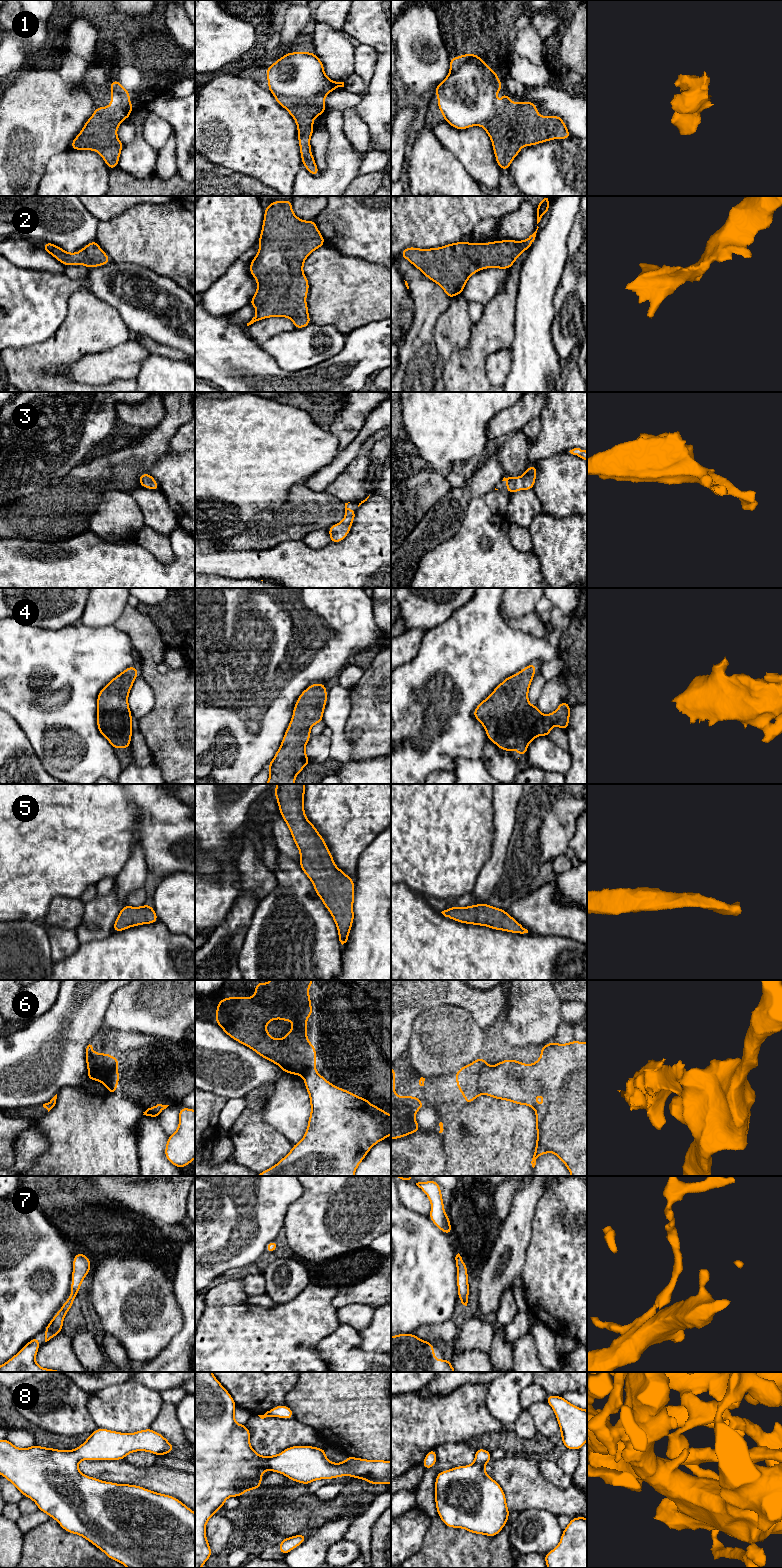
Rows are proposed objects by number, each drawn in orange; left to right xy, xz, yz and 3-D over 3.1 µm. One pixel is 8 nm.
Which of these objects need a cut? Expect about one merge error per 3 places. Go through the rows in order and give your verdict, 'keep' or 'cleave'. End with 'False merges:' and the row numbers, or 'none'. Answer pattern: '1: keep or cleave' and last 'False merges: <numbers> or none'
1: keep
2: keep
3: keep
4: keep
5: keep
6: cleave
7: keep
8: keep
False merges: 6

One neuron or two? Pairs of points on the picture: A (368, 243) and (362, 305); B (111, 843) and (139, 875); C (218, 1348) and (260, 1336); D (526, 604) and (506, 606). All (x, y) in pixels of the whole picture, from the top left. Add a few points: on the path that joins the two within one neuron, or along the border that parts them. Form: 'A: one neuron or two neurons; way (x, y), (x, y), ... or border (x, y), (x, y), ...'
A: two neurons; border (343, 255), (358, 257), (380, 265)
B: two neurons; border (137, 841), (134, 844), (130, 857), (114, 879)
C: one neuron; way (228, 1348), (246, 1348), (250, 1344)
D: one neuron; way (521, 604), (513, 604), (511, 606)

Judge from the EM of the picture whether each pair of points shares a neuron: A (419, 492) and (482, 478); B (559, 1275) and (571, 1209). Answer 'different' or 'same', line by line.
A: same
B: same

